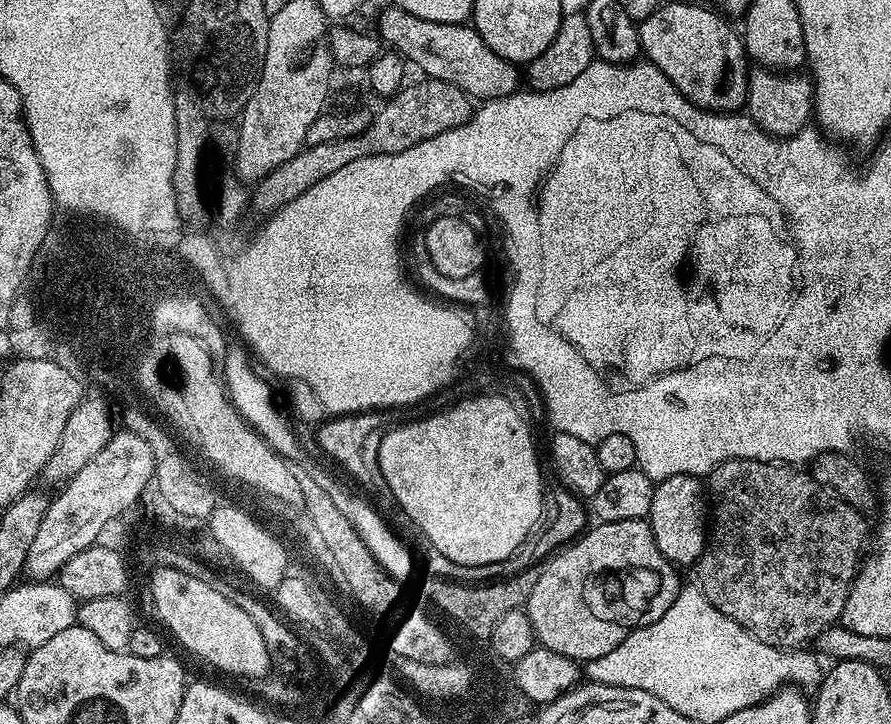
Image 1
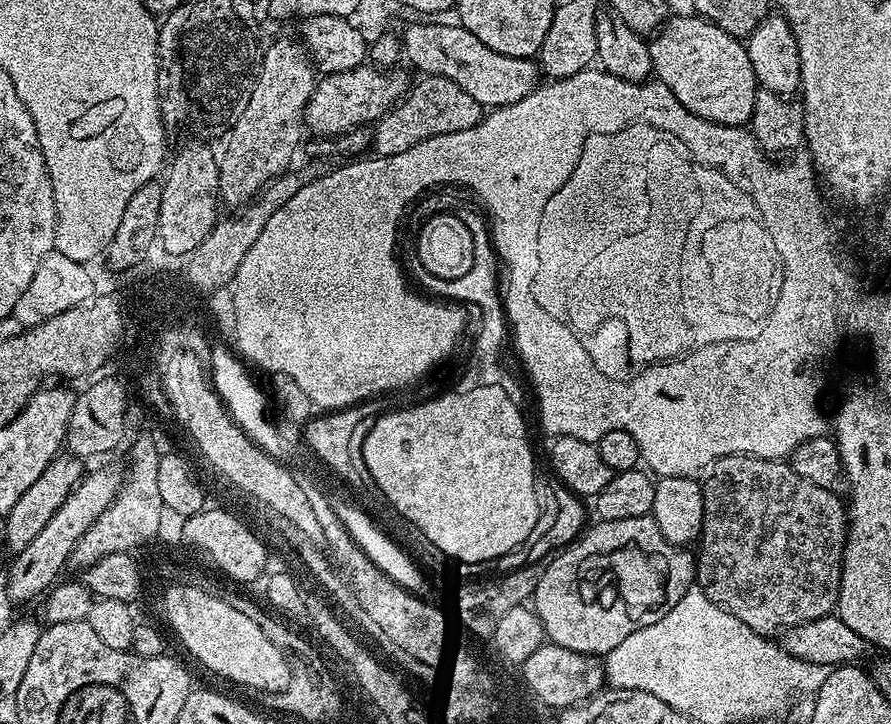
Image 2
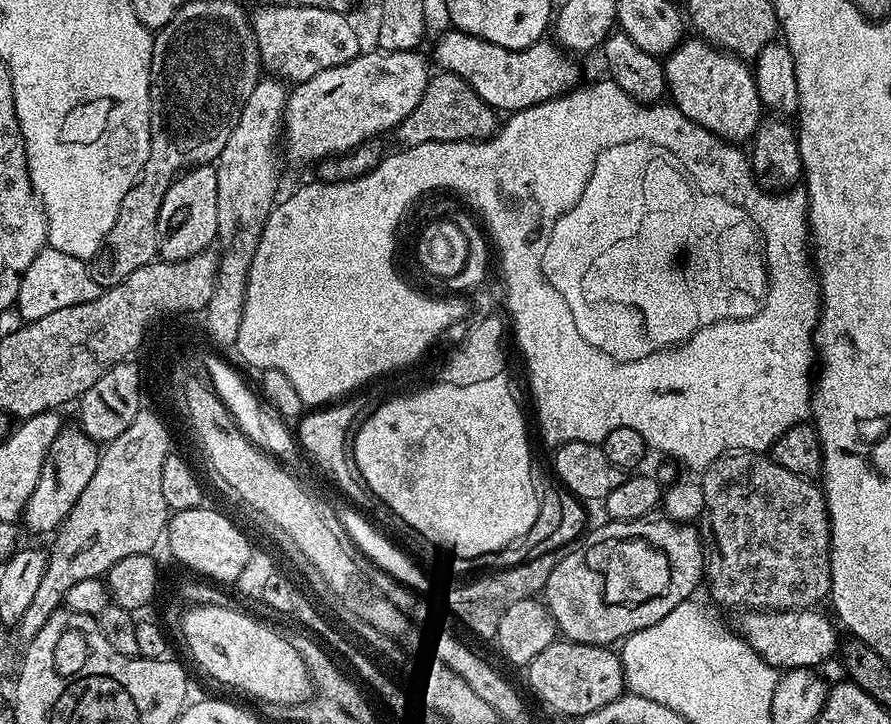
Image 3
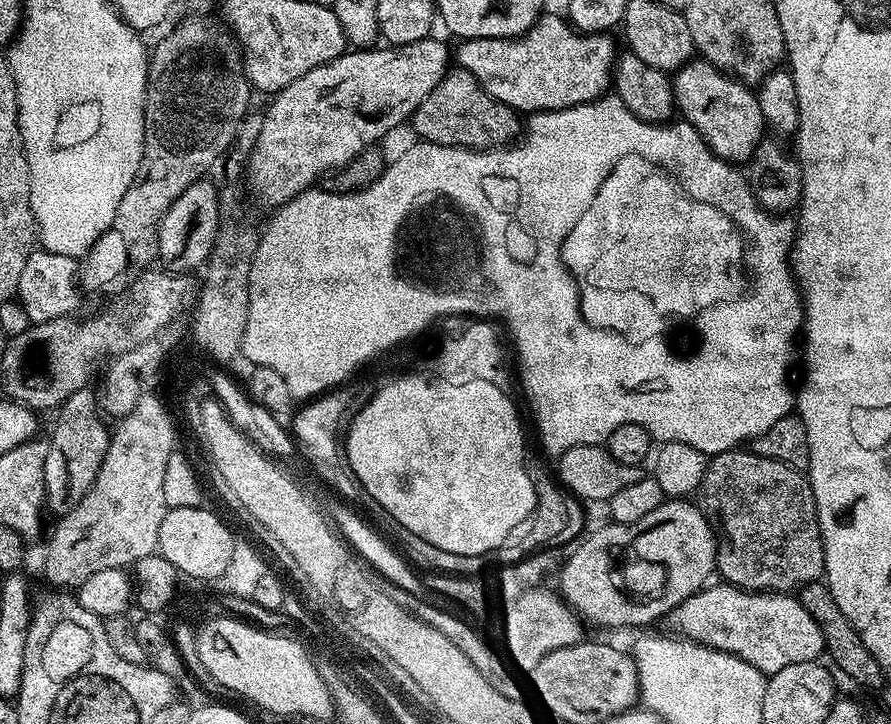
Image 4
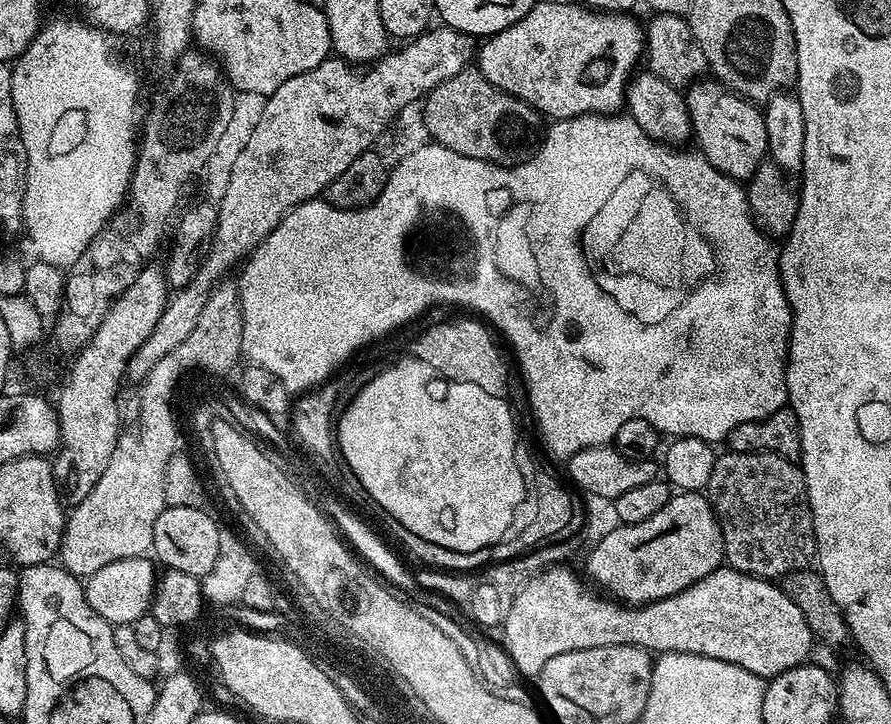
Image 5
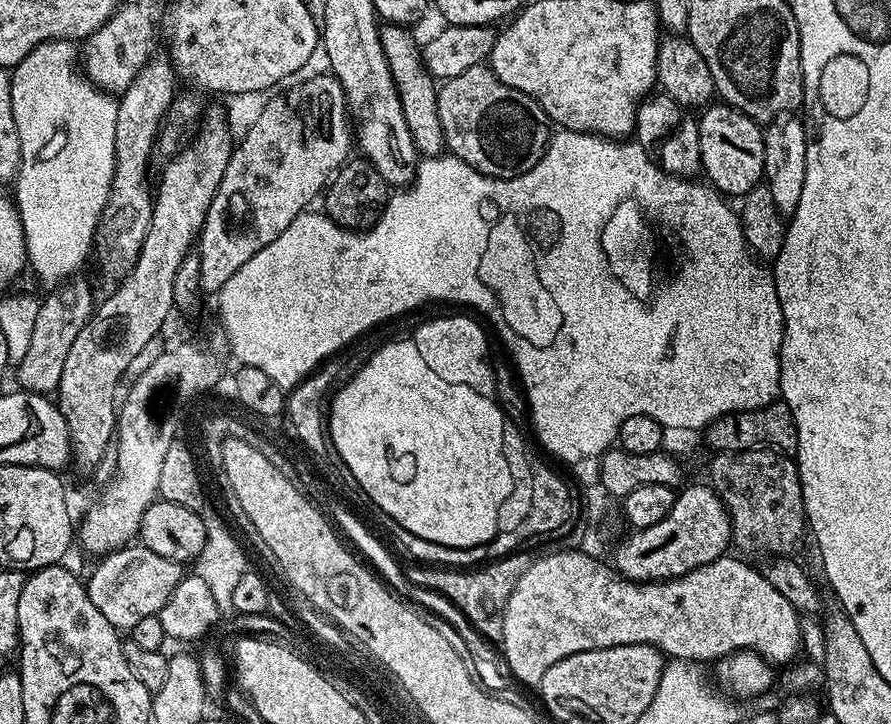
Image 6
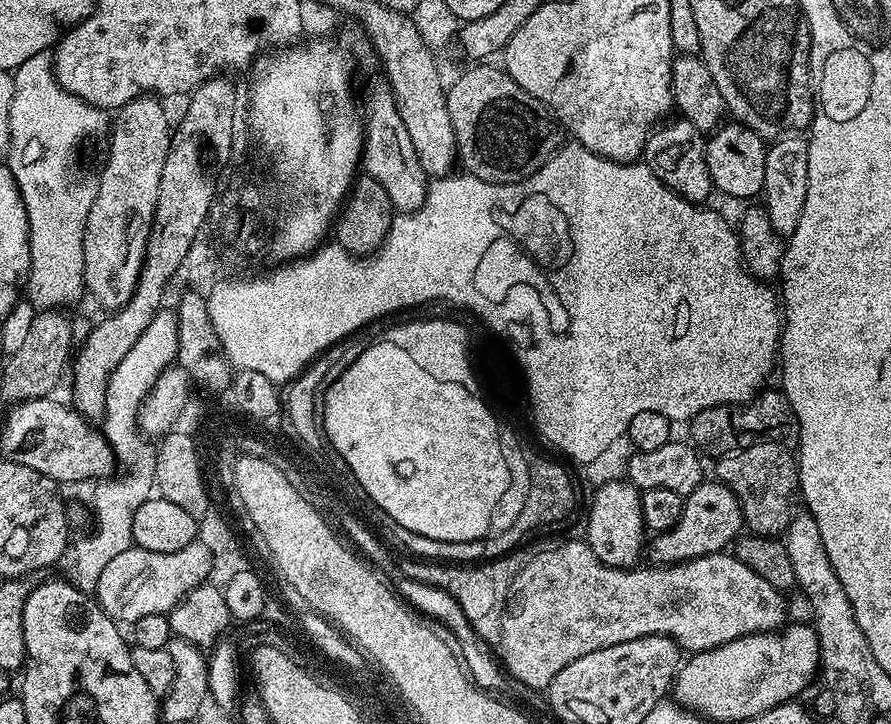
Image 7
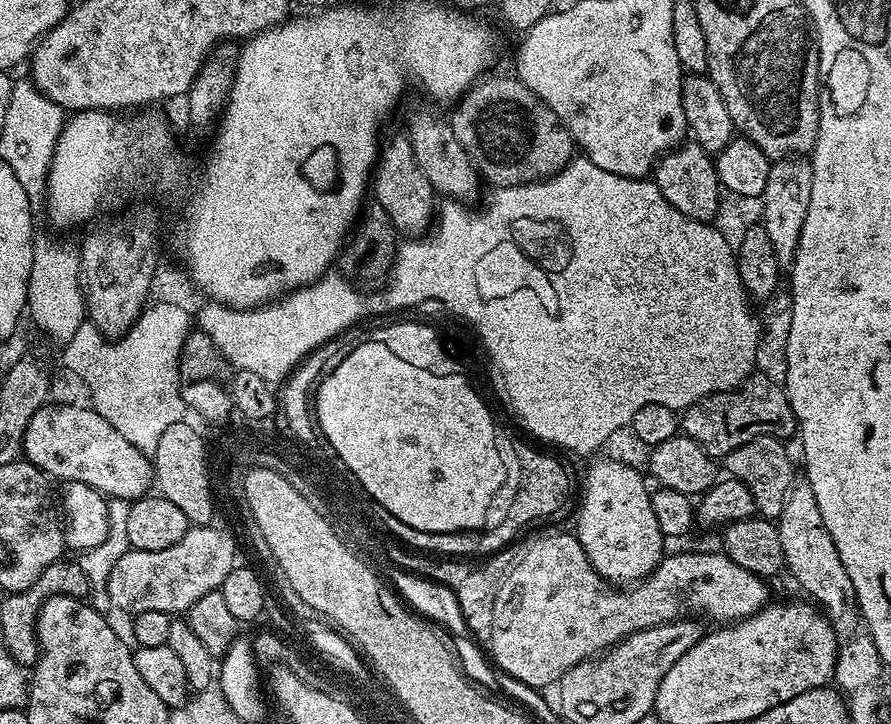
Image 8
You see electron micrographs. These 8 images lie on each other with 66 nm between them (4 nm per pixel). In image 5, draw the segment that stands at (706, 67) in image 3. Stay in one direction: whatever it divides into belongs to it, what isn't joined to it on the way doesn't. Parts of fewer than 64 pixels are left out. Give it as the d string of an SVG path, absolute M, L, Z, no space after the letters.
M701 78L686 88L695 147L714 166L731 178L747 182L768 155L764 113L753 101L725 88L712 78Z

